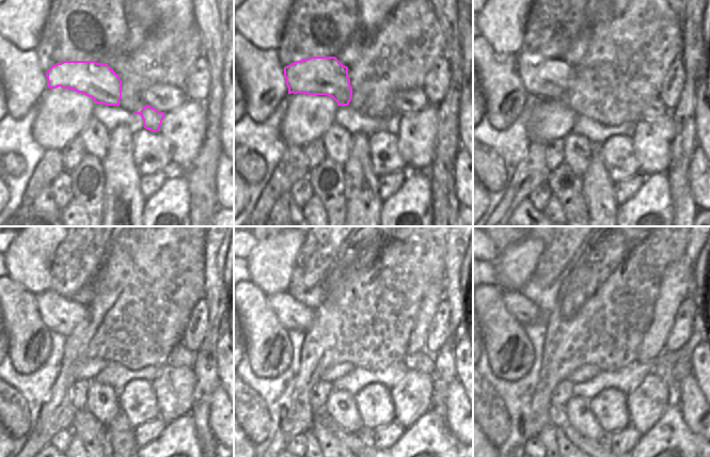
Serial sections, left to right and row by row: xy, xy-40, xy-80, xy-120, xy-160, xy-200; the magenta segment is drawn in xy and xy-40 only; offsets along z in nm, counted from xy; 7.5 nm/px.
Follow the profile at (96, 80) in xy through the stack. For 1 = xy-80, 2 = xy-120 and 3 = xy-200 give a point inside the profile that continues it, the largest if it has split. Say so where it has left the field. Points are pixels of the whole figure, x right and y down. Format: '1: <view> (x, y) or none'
1: xy-80 (546, 78)
2: xy-120 (60, 314)
3: xy-200 (524, 311)

